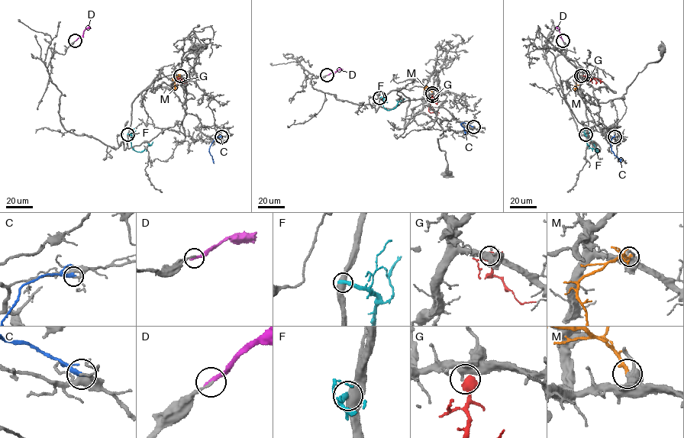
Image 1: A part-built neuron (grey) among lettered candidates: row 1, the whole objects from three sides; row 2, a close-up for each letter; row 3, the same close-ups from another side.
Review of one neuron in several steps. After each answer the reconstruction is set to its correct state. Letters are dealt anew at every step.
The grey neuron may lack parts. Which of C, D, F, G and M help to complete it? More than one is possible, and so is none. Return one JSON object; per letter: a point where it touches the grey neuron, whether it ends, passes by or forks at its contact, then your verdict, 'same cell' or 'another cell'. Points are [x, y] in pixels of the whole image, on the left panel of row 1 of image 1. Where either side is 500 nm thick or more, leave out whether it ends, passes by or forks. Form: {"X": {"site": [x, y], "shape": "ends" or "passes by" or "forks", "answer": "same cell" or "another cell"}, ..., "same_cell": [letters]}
{"C": {"site": [221, 136], "shape": "ends", "answer": "another cell"}, "D": {"site": [75, 40], "shape": "ends", "answer": "same cell"}, "F": {"site": [127, 134], "answer": "another cell"}, "G": {"site": [180, 75], "answer": "another cell"}, "M": {"site": [180, 75], "shape": "ends", "answer": "another cell"}, "same_cell": ["D"]}

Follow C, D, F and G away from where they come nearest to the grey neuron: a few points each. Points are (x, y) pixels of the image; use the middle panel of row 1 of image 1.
C: (473, 127), (463, 122), (461, 123), (466, 133)
D: (327, 75), (343, 69)
F: (379, 98), (384, 98), (383, 107), (387, 110), (394, 108), (404, 98)
G: (432, 95), (428, 111), (437, 114)

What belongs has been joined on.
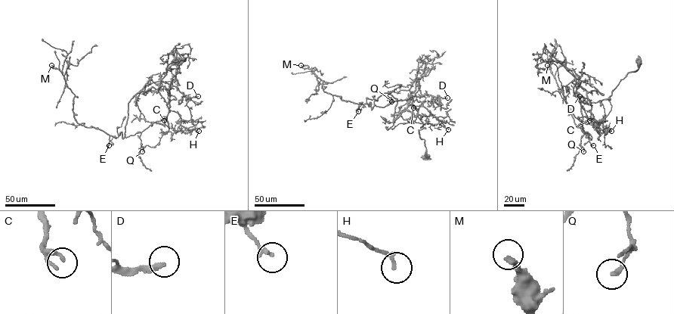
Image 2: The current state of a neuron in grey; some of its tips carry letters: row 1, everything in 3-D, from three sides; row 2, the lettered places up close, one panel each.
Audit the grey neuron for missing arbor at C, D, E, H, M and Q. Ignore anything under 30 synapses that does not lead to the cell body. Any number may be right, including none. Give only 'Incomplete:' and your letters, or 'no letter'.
Incomplete: D

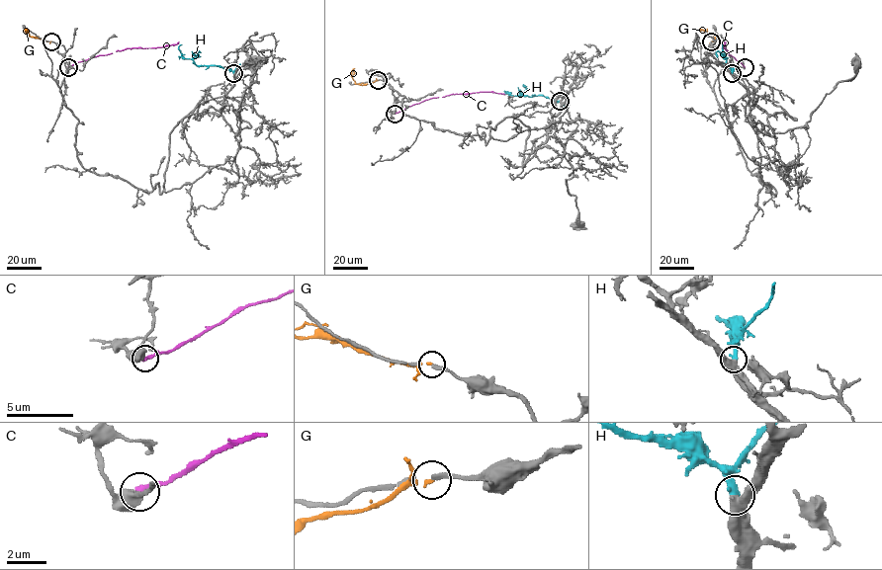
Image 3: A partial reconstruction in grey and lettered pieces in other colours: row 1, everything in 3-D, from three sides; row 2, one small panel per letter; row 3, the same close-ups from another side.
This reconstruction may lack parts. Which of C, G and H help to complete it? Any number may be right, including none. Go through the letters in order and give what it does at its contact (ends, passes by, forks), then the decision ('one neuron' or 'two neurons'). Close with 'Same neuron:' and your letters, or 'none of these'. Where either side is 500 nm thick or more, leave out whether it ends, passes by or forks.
C: it ends | two neurons
G: it ends | two neurons
H: it ends | one neuron
Same neuron: H

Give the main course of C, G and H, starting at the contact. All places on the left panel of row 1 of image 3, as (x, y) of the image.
C: (68, 67), (128, 48), (161, 47), (179, 41)
G: (51, 41), (30, 37), (27, 33)
H: (233, 73), (214, 65), (196, 65), (182, 55), (178, 47), (182, 44)

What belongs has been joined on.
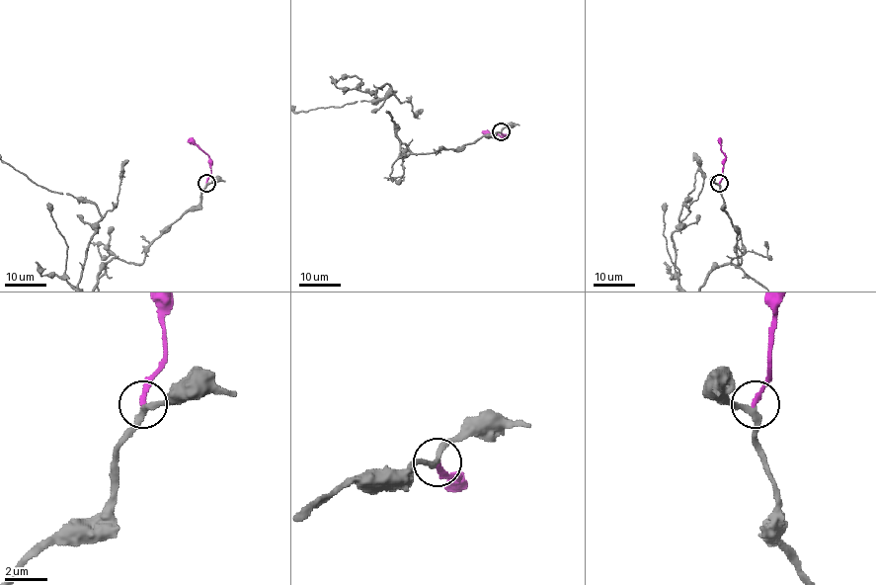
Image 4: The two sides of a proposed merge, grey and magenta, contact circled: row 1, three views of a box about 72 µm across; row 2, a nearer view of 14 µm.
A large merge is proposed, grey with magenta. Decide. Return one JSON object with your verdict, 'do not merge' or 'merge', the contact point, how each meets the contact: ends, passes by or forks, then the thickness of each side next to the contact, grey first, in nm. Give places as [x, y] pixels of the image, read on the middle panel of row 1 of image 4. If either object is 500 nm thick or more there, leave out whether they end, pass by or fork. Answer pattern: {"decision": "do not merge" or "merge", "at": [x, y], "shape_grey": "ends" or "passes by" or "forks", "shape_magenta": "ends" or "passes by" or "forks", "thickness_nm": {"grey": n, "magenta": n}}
{"decision": "merge", "at": [501, 131], "shape_grey": "passes by", "shape_magenta": "ends", "thickness_nm": {"grey": 240, "magenta": 240}}

